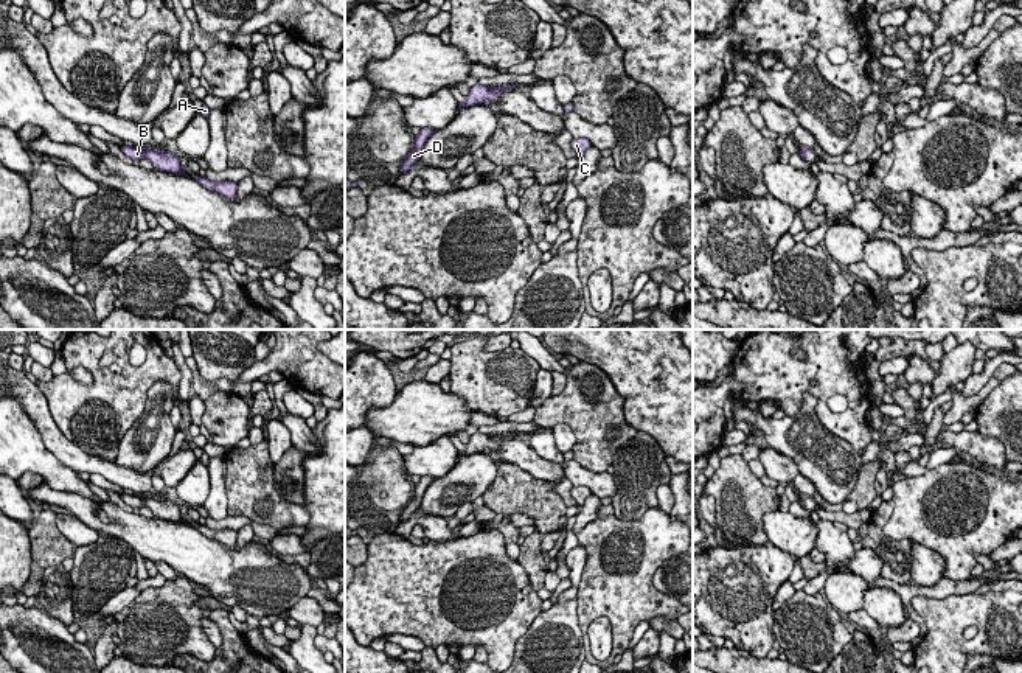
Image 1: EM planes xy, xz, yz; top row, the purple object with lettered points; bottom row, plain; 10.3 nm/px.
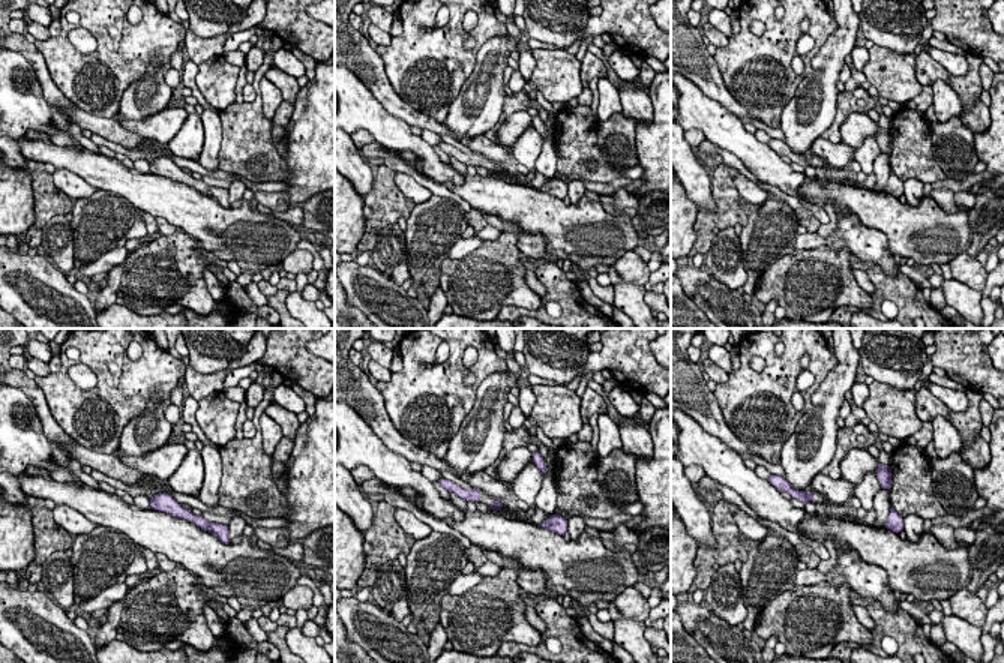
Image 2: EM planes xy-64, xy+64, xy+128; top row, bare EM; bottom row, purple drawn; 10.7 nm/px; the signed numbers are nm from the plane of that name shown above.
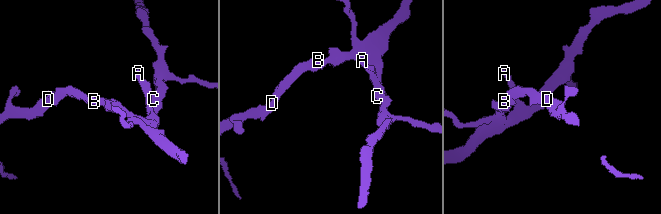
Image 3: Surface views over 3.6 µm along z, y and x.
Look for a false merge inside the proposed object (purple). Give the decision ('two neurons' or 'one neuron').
one neuron

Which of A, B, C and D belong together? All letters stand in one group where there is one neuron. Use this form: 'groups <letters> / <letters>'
groups A B C D

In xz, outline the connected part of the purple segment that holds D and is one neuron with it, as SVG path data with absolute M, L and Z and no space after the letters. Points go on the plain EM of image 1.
M422 476L419 479L419 482L416 483L415 486L415 493L413 493L413 497L410 499L410 502L407 504L405 508L402 508L401 514L399 514L399 522L405 521L410 518L412 513L415 513L419 505L421 505L421 500L422 500L422 496L427 490L427 486L435 480L435 477L430 477L430 476Z

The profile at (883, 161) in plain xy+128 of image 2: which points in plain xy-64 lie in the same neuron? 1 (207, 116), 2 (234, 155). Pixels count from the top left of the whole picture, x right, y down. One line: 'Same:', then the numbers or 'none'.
Same: 1

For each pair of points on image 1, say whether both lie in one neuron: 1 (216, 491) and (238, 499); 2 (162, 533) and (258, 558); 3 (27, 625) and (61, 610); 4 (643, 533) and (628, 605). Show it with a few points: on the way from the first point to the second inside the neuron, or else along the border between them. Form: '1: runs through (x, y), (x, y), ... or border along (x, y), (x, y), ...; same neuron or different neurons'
1: border along (224, 460), (225, 510), (229, 515); different neurons
2: runs through (185, 549), (201, 560), (235, 560); same neuron
3: border along (42, 608), (67, 625); different neurons
4: runs through (640, 550), (637, 572), (628, 582), (628, 588); same neuron

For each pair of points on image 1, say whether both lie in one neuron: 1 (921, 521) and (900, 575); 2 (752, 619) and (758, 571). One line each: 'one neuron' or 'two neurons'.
1: two neurons
2: one neuron

